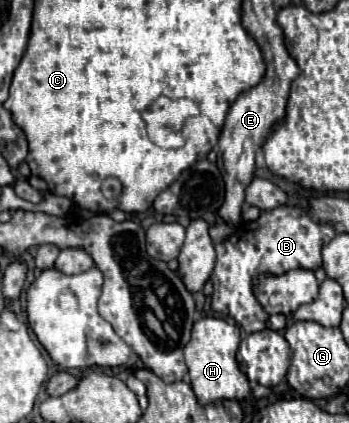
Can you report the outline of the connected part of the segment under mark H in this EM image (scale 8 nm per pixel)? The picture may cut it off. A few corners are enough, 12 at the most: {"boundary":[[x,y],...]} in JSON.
{"boundary":[[203,317],[185,345],[201,405],[243,401],[249,379],[235,359],[239,327]]}

